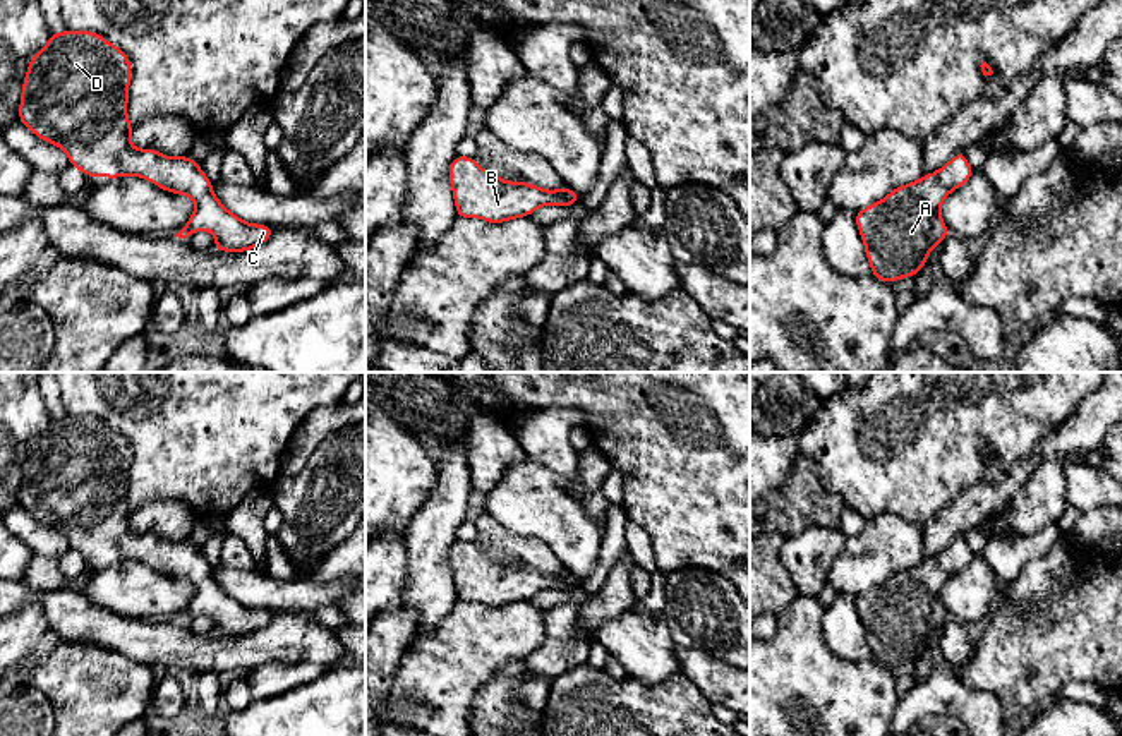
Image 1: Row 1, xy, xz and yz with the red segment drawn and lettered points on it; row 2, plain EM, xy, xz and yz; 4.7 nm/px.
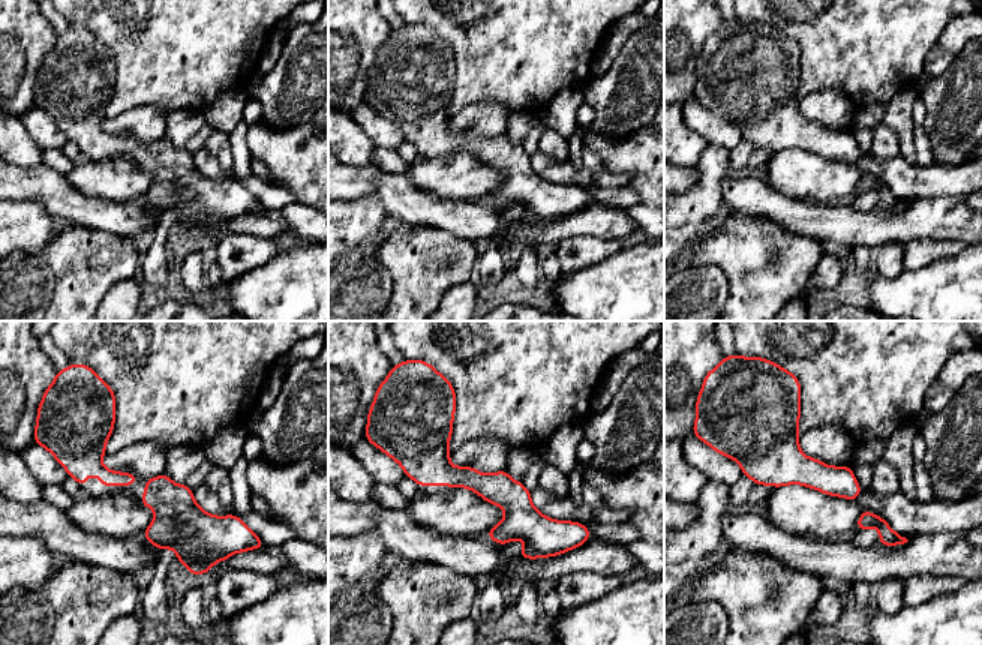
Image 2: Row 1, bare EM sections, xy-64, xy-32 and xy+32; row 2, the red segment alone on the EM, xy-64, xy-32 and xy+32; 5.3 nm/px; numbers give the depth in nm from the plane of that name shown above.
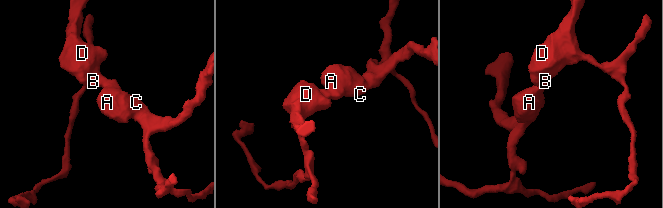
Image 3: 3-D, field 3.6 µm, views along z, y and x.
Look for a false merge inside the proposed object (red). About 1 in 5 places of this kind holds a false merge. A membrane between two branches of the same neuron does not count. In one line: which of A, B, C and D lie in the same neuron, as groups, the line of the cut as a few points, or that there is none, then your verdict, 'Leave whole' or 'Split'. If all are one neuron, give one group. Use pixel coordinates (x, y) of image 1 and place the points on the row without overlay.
Groups: A B C D. No split. Leave whole

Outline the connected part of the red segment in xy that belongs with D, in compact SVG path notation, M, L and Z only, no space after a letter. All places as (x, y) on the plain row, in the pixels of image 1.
M51 417L46 431L31 441L21 479L19 506L39 523L62 532L69 547L86 561L137 559L163 575L192 582L196 594L185 611L175 618L178 623L187 623L199 614L213 616L216 628L211 633L225 636L244 636L264 628L276 614L268 609L245 607L230 597L189 539L172 542L156 534L136 534L130 528L132 508L127 503L130 458L127 437L98 417Z

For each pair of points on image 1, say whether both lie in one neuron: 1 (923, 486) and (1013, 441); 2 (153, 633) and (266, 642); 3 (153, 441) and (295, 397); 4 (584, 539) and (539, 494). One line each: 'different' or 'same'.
1: same
2: same
3: same
4: same

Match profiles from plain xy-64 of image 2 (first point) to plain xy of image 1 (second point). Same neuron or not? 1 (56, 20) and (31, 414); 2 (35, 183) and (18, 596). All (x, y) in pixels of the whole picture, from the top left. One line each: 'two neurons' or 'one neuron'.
1: two neurons
2: one neuron

